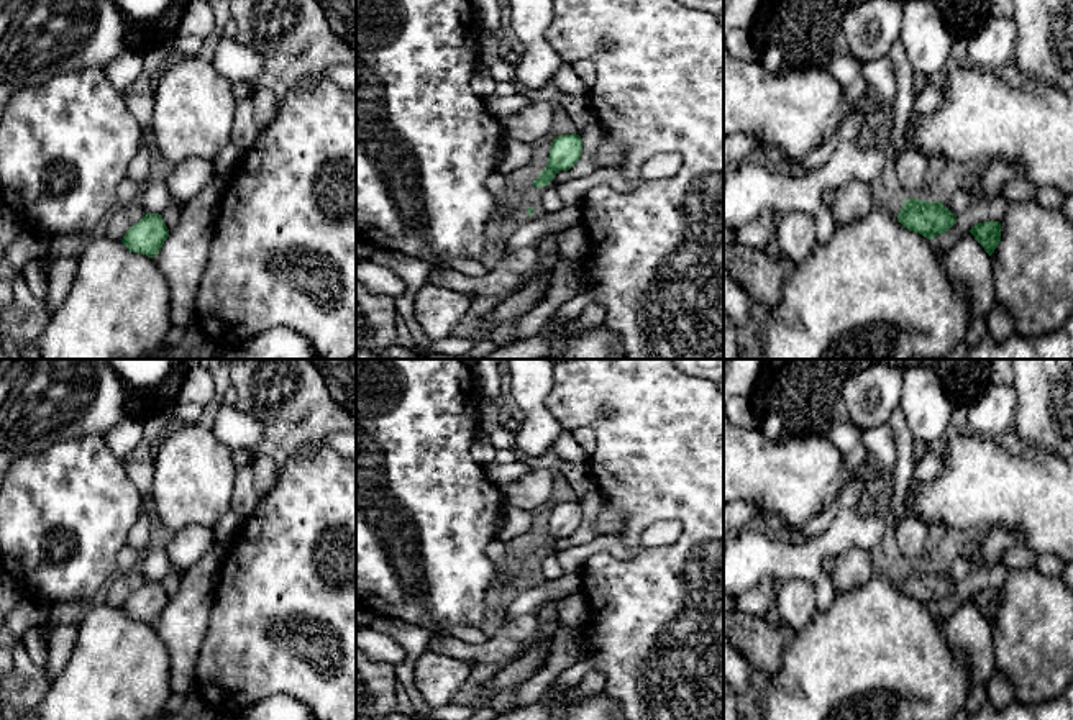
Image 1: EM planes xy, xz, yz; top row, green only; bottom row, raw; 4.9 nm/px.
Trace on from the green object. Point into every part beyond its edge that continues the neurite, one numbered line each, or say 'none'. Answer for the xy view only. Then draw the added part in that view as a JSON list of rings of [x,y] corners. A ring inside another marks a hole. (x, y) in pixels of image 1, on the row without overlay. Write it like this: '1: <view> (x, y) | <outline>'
none

